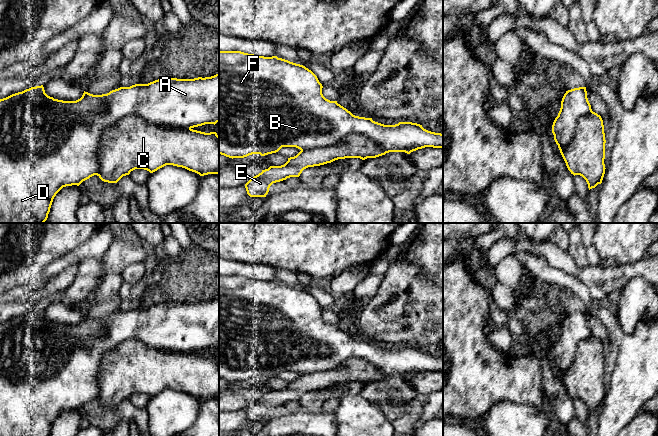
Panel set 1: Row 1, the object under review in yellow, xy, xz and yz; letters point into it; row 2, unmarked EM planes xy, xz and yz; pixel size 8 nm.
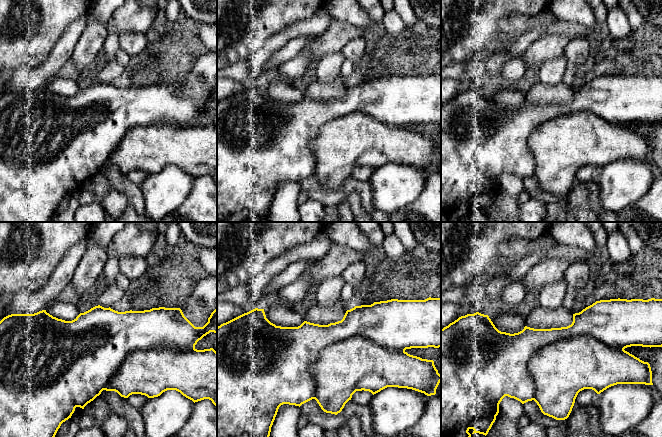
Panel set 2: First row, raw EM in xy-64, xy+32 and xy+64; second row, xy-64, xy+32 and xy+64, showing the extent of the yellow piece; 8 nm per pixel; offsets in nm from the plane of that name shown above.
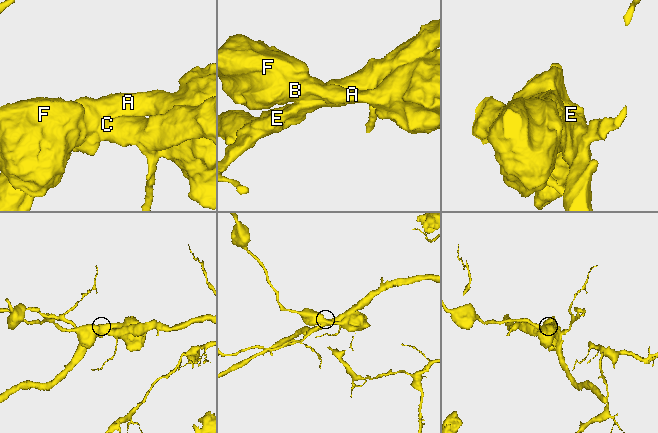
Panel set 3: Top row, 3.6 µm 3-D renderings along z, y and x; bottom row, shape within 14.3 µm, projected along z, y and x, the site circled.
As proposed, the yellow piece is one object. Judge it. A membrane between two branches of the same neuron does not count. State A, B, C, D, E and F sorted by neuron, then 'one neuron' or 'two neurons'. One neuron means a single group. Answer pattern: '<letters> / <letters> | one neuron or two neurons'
A B D F / C E | two neurons

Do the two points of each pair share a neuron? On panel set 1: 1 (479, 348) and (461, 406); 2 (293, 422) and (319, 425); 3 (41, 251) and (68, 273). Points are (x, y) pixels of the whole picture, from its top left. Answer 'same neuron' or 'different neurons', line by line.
1: same neuron
2: same neuron
3: different neurons

